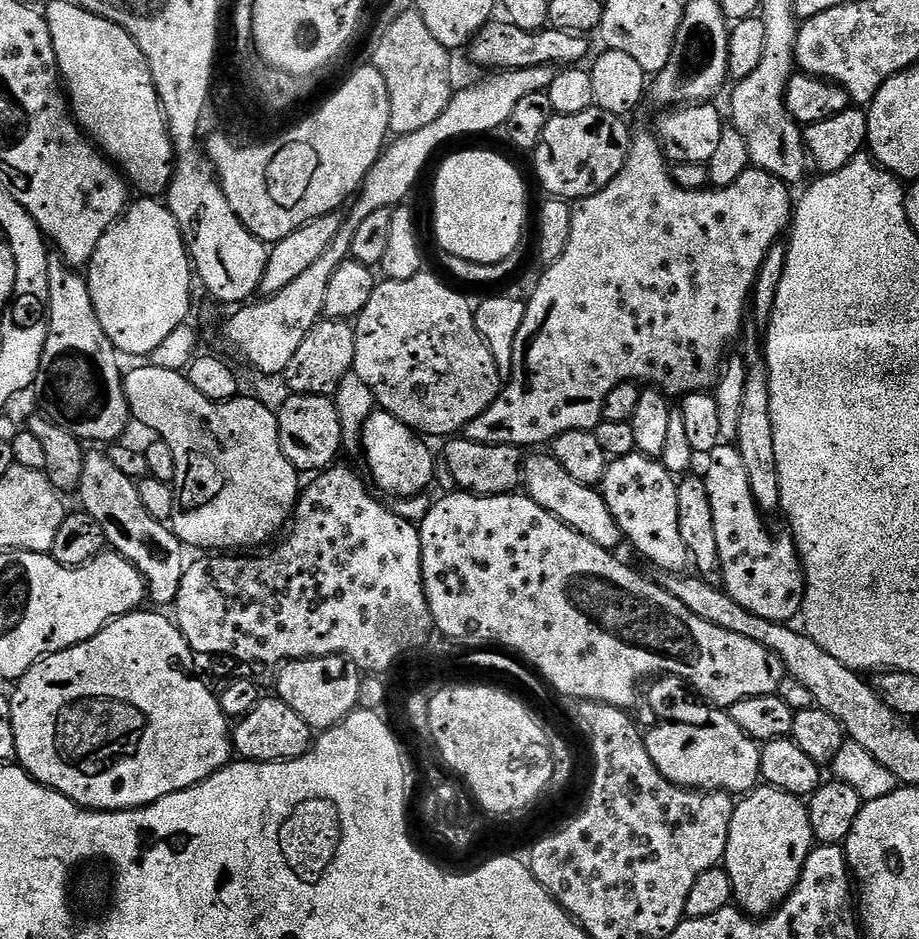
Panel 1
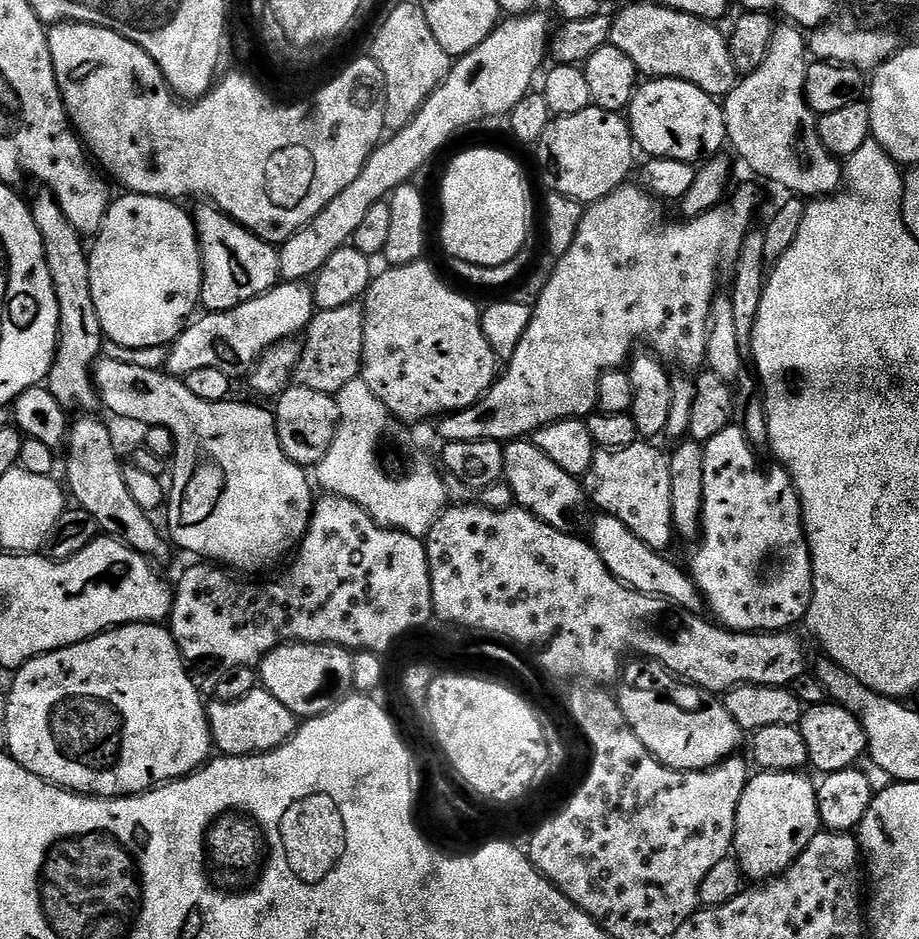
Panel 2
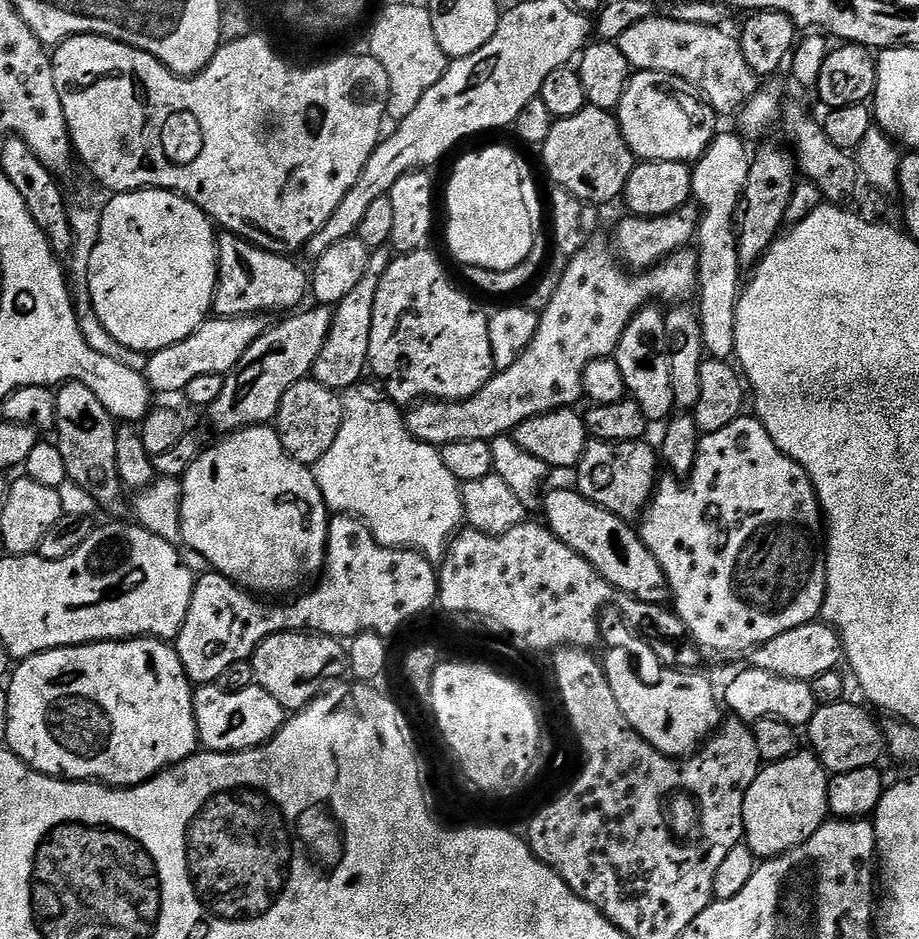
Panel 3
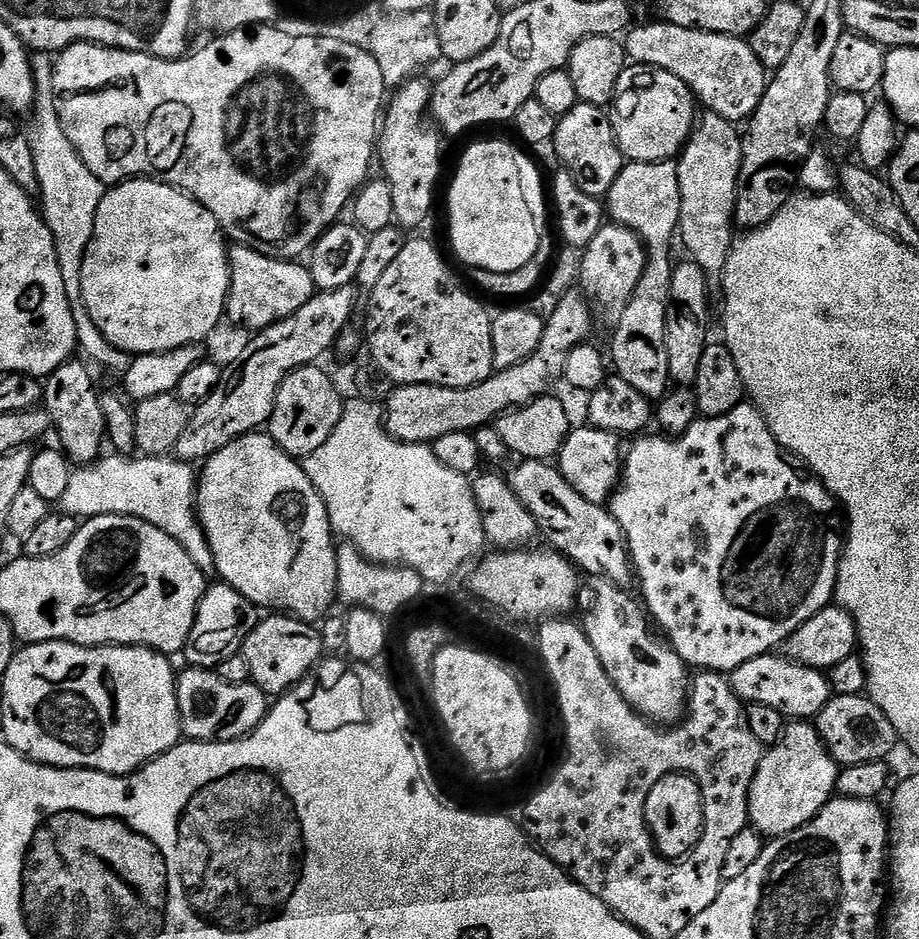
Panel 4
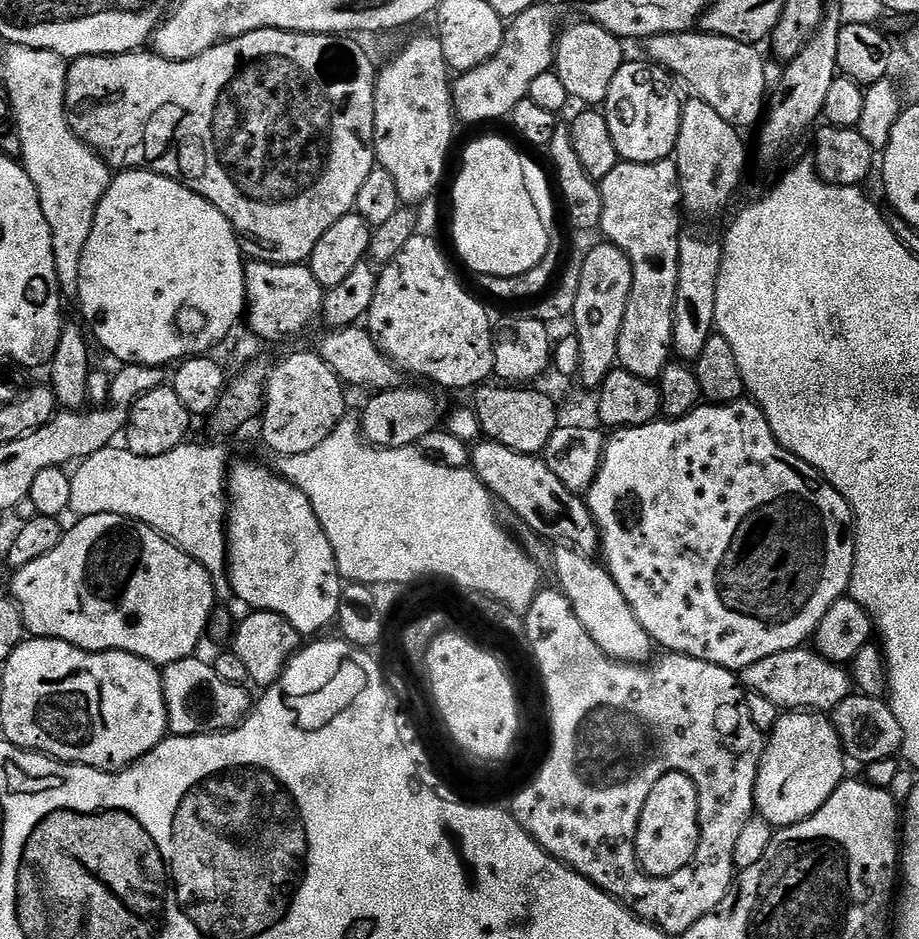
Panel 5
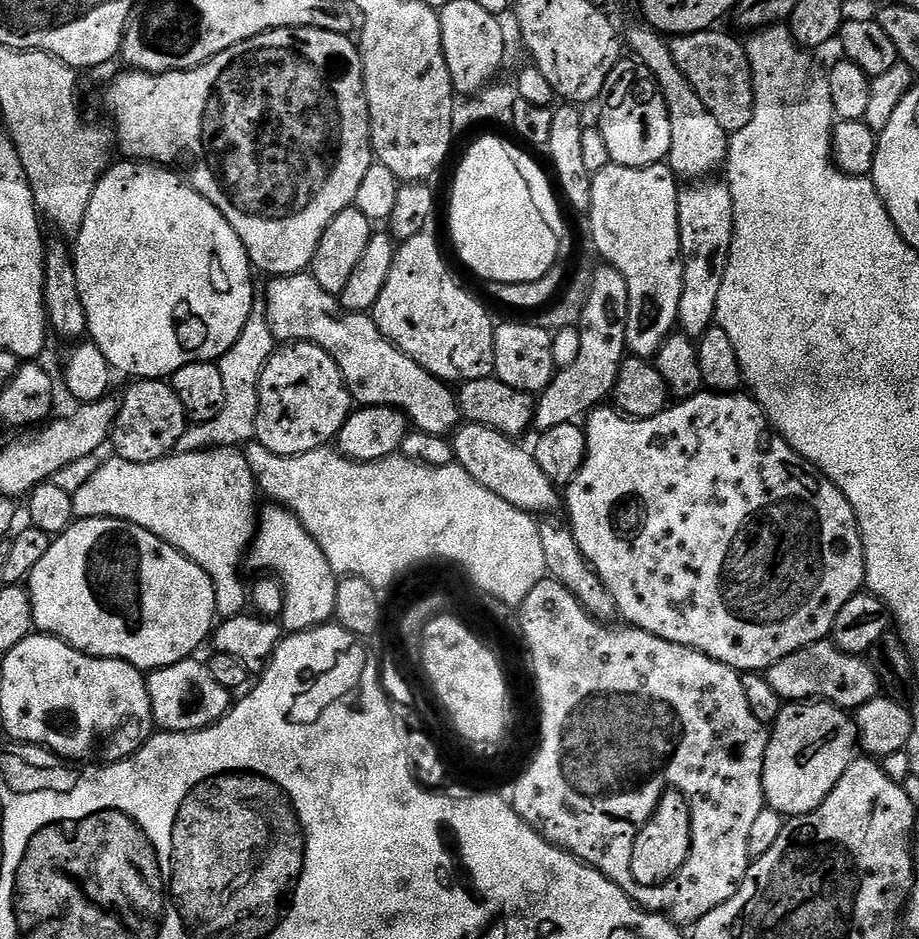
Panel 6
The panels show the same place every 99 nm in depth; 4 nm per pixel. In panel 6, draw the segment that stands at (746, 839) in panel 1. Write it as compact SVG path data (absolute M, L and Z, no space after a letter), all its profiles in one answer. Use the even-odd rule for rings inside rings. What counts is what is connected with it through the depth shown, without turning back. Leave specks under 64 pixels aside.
M819 698L807 702L785 703L776 716L775 724L771 725L768 738L762 774L765 805L778 810L785 818L814 811L834 790L834 786L838 786L842 774L846 774L857 752L856 726L853 717L845 709Z

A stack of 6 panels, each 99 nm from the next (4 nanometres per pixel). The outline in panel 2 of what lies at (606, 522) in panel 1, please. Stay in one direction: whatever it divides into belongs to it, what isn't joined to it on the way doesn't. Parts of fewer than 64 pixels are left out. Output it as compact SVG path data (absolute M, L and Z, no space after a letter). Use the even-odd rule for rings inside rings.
M521 438L504 444L504 478L512 491L515 503L525 508L534 518L555 528L571 529L572 515L586 504L583 483L577 477L566 474L531 439Z

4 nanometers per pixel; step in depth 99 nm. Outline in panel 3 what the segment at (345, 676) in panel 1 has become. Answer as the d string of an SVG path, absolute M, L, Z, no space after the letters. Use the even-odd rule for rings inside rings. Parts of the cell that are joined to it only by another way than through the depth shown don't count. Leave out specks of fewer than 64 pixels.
M279 632L256 647L251 661L255 684L286 710L299 710L320 695L324 680L336 682L343 677L340 675L345 675L346 648L337 637L324 636L321 632Z

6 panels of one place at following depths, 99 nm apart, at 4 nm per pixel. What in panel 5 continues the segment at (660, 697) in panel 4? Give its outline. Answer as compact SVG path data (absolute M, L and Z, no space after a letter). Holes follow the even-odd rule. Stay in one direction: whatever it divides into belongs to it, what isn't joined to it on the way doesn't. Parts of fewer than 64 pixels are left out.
M560 546L552 553L551 571L556 572L555 583L559 591L574 606L574 614L582 626L586 626L586 634L598 642L598 646L612 660L621 664L645 665L653 659L654 645L650 634L634 618L634 610L630 610L630 602L626 602L622 590L618 590L618 582L609 574L603 563L592 561L591 555L578 552L575 548Z

